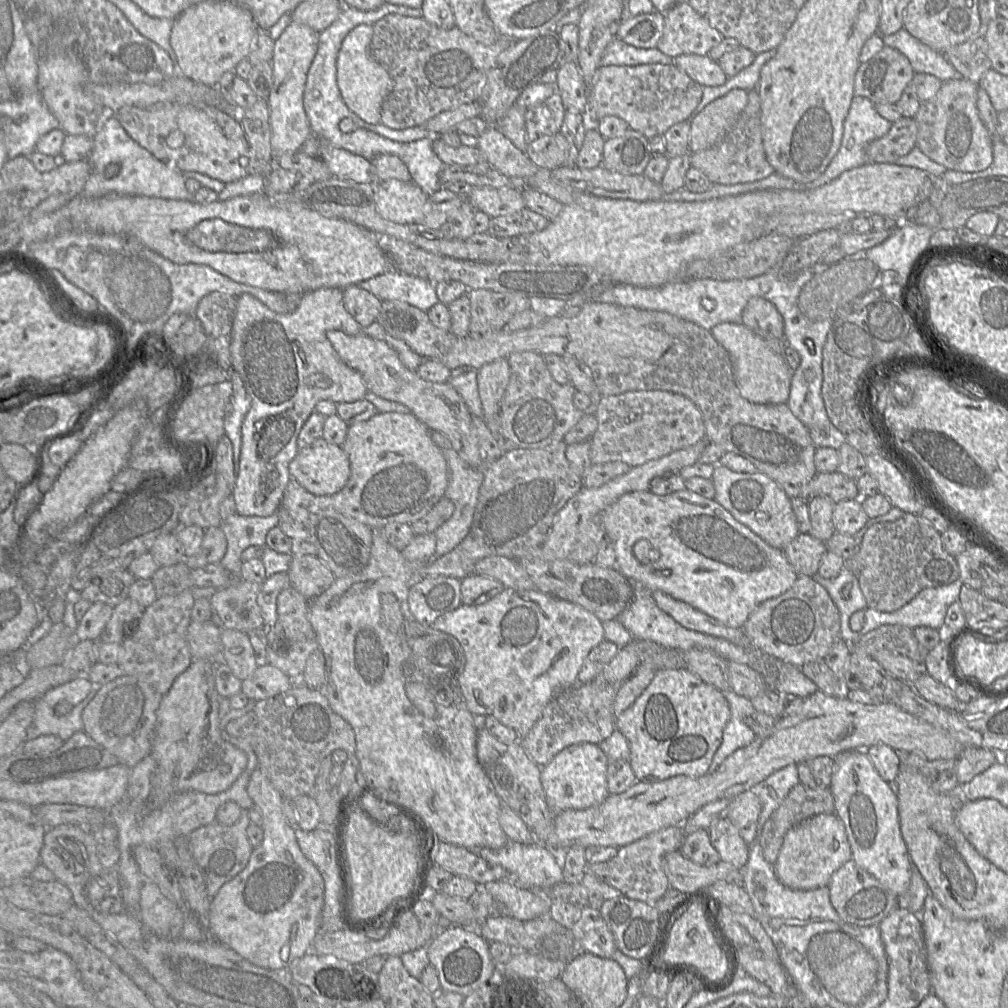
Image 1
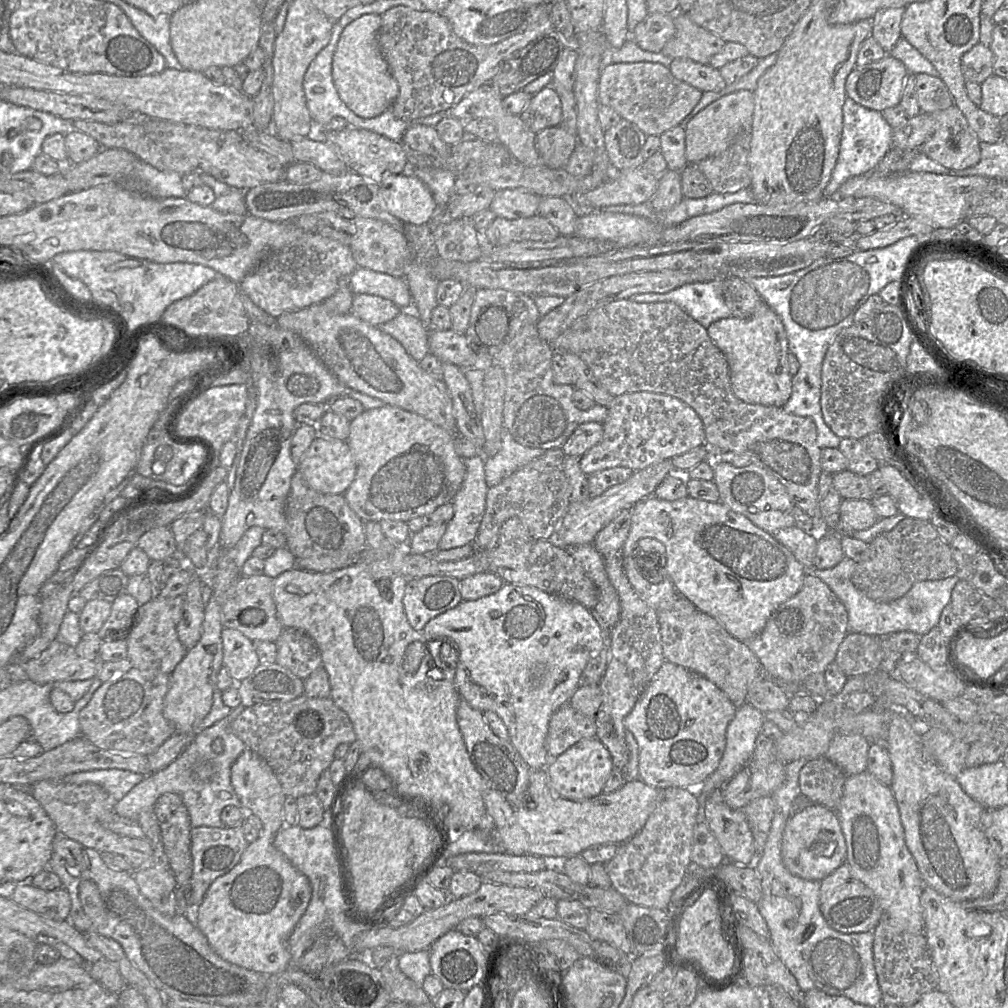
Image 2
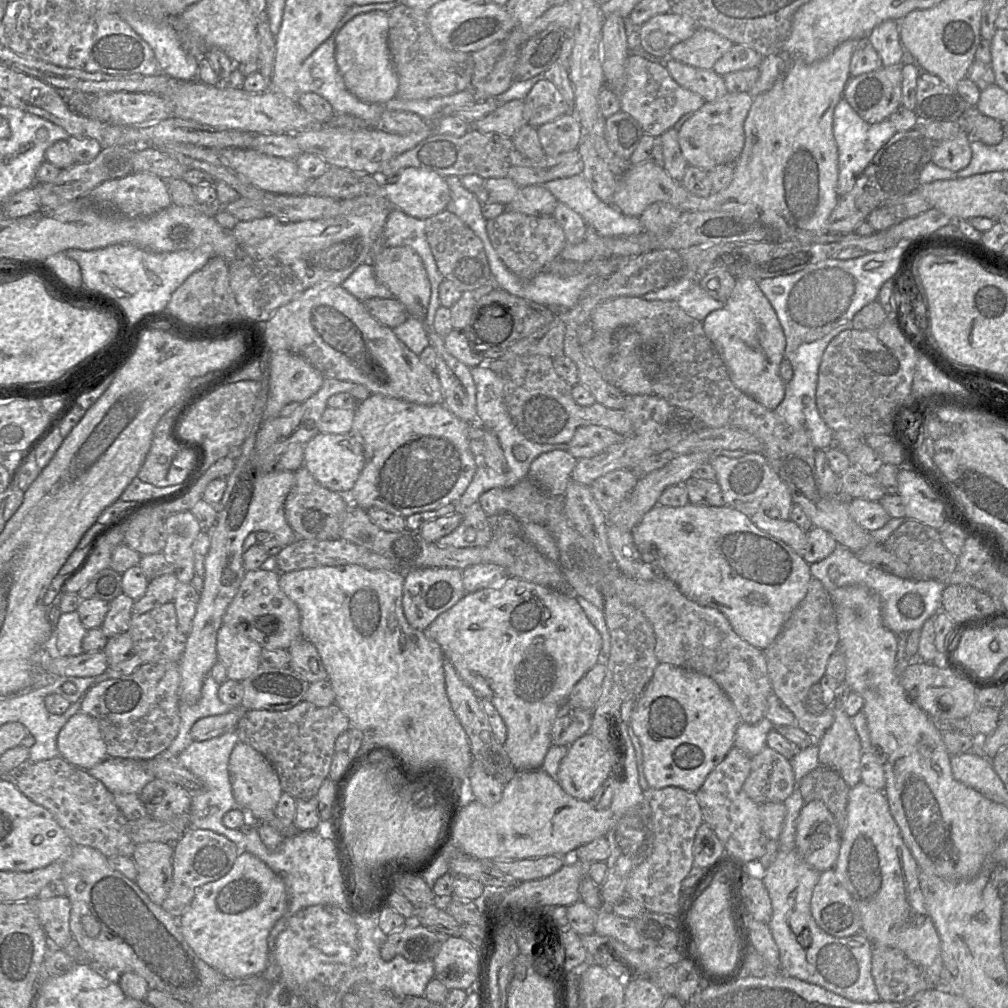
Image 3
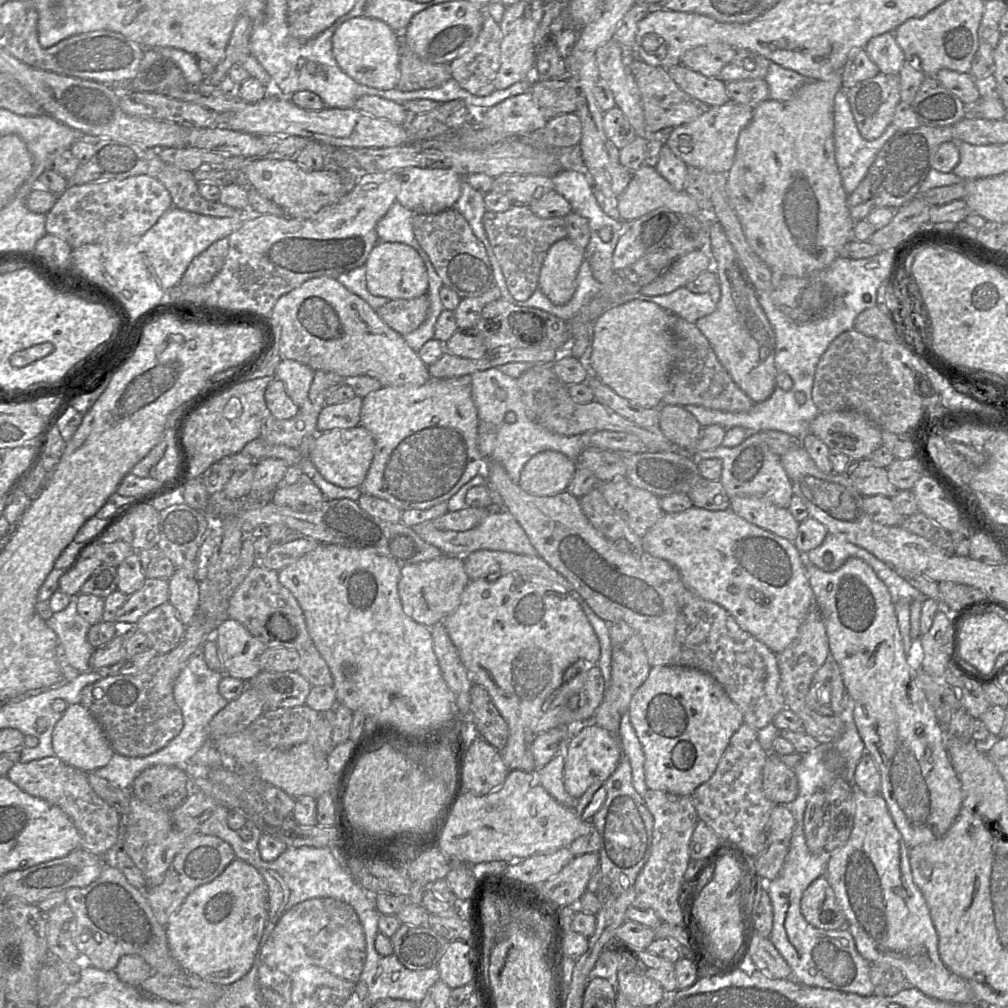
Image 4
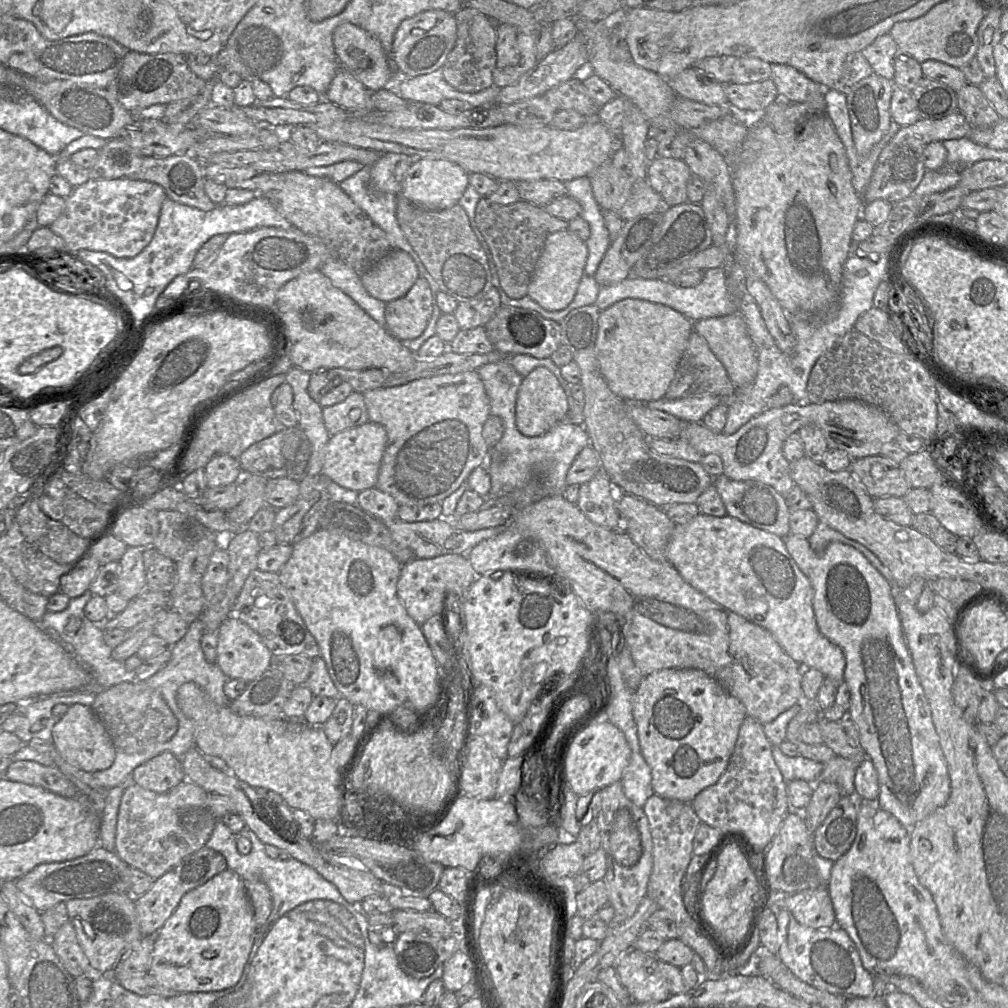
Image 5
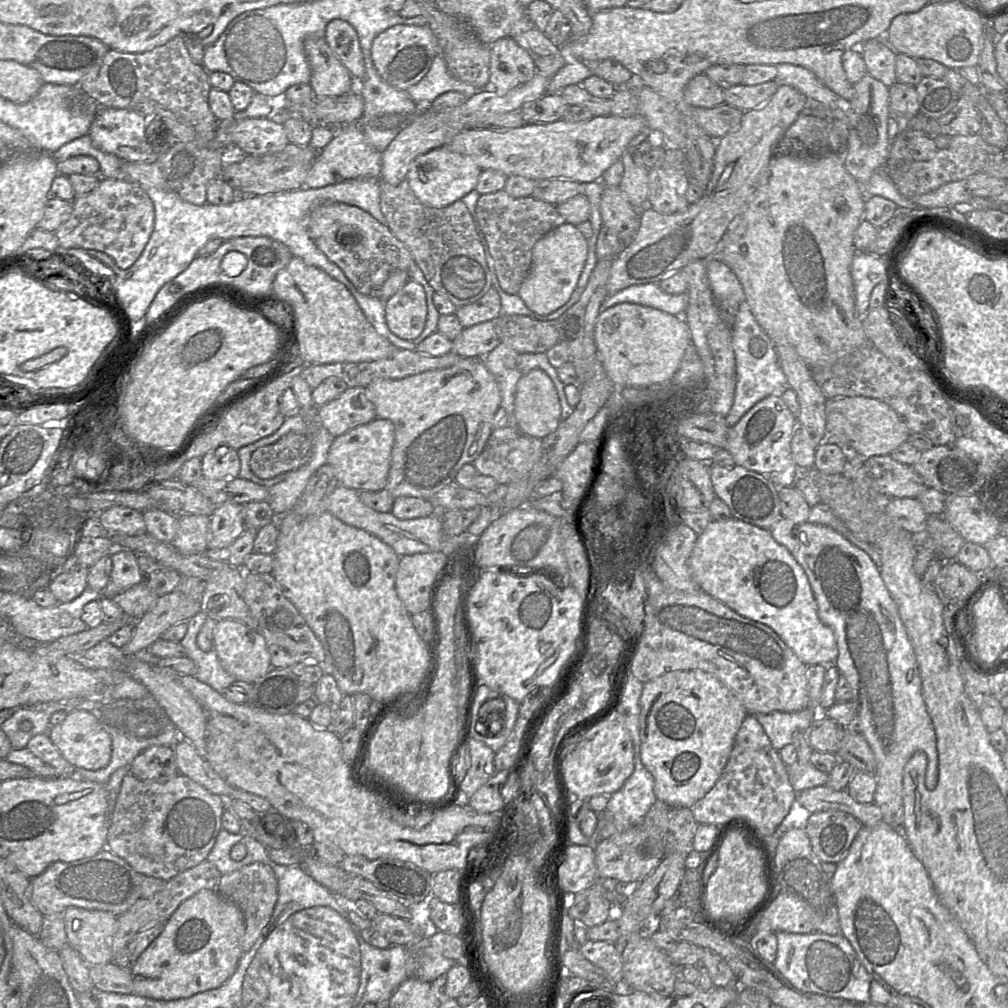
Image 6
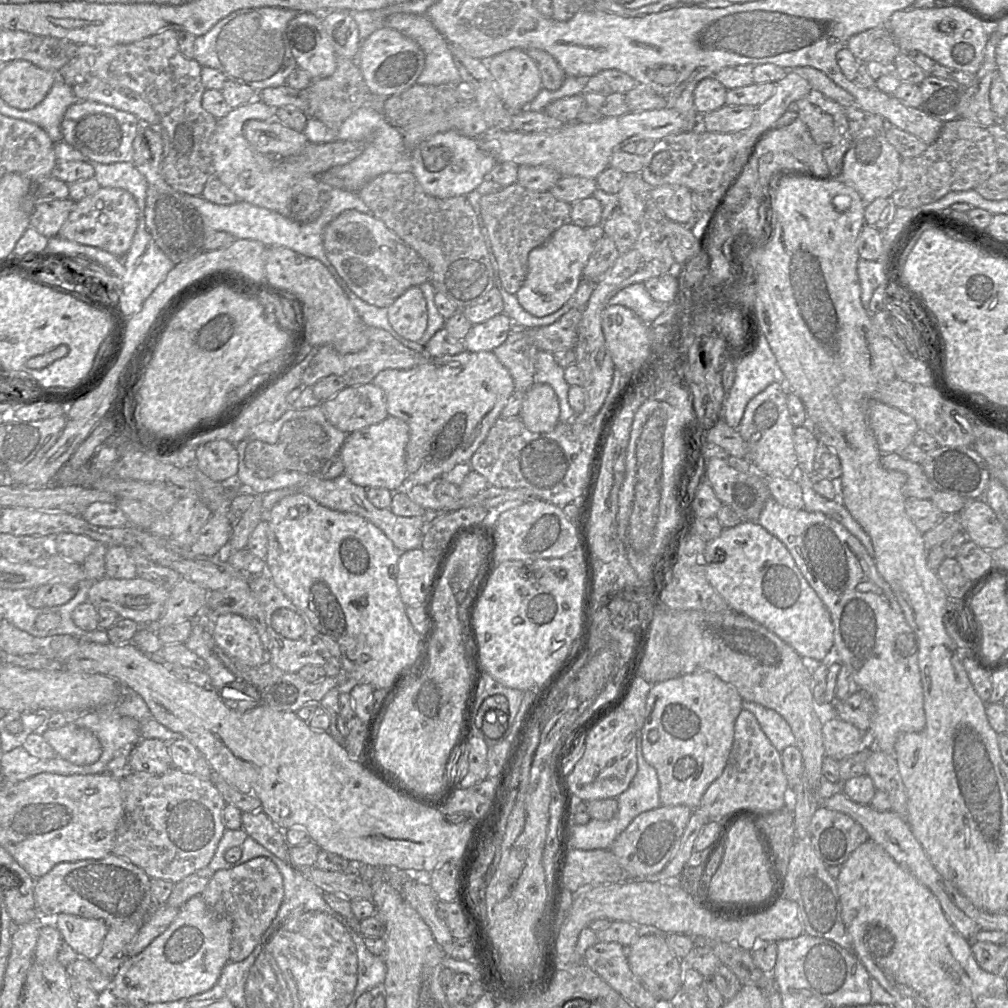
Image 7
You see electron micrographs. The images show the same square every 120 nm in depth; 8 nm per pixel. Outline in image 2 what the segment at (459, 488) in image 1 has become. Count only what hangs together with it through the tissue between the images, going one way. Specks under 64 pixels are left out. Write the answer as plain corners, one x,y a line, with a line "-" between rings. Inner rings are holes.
484,456
463,459
466,474
464,481
452,500
454,515
447,523
439,542
438,550
472,545
485,513
487,486
484,470

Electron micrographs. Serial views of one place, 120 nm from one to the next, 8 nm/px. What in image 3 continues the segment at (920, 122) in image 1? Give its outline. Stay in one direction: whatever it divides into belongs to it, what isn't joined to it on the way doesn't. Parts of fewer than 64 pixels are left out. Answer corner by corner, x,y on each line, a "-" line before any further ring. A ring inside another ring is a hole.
961,131
952,139
936,142
932,162
940,168
958,172
969,165
971,157
970,138

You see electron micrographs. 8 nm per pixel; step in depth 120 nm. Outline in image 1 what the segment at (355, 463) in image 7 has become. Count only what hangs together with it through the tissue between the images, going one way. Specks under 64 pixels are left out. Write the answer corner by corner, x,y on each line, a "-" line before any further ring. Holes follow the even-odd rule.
320,437
298,451
289,472
303,488
316,496
340,491
350,477
350,462
341,446

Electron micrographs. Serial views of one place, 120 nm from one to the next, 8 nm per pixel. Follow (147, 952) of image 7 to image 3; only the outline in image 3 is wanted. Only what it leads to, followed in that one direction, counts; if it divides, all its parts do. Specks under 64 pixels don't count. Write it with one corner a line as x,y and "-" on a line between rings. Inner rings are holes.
240,852
225,876
196,891
179,924
184,939
202,961
226,979
241,979
266,970
268,936
287,909
288,898
281,878
255,855

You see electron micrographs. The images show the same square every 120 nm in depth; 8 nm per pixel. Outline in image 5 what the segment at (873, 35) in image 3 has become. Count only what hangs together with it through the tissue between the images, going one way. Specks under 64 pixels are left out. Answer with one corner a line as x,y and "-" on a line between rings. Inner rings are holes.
889,33
878,36
861,53
869,62
875,74
893,80
894,61
899,52

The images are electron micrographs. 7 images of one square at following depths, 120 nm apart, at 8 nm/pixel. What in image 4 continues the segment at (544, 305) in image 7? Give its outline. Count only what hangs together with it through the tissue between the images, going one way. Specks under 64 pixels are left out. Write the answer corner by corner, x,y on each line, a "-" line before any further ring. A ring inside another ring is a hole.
567,237
554,243
541,266
538,288
555,305
571,300
585,252

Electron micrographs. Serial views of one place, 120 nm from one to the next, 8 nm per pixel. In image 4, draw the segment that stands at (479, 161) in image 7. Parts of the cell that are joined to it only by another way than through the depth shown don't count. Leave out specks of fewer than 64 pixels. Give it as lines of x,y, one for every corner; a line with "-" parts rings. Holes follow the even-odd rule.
407,167
398,173
396,201
414,214
438,214
453,207
461,194
463,177
451,169

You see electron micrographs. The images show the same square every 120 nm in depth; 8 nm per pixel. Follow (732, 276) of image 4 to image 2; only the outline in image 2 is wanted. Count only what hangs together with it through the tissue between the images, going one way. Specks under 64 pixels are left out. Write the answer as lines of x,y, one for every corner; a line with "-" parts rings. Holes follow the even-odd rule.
764,304
751,318
722,318
706,330
727,358
734,395
745,403
783,408
792,393
793,376
788,369
788,340
780,317

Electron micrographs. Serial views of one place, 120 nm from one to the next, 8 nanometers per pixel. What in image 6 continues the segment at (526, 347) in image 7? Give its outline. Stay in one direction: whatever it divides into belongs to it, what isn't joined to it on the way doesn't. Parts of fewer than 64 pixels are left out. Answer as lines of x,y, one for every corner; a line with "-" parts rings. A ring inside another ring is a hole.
500,343
496,348
494,348
491,352
489,352
484,357
484,363
486,368
494,376
495,380
497,381
499,385
500,392
501,392
500,407
503,407
505,411
507,412
510,418
509,425
518,427
515,421
515,415
514,415
516,385
523,375
529,373
533,369
543,370
553,381
558,393
560,404
561,404
561,420
563,421
567,419
574,411
574,408
568,404
568,401
565,395
565,385
560,380
557,369
550,364
546,353
519,354
512,348
508,347
506,344

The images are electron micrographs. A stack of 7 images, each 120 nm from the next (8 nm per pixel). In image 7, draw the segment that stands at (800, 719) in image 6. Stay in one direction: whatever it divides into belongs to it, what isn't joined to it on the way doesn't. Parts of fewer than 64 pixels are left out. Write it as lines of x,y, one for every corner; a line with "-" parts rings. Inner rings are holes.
742,701
742,708
751,712
757,719
762,731
777,751
795,745
795,737
787,721
775,710
761,704

